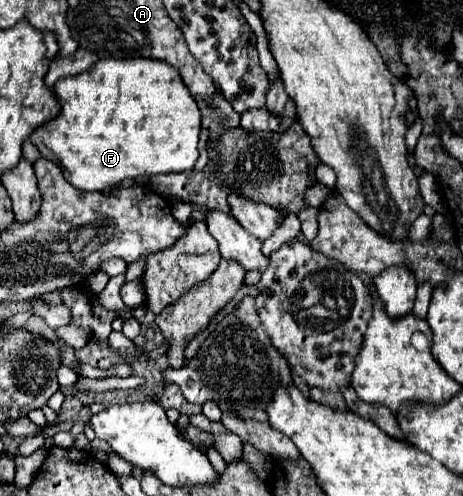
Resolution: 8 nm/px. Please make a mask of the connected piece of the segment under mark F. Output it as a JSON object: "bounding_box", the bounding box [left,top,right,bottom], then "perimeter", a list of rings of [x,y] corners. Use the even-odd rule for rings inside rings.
{"bounding_box":[30,58,200,190],"perimeter":[[[142,58],[98,60],[86,72],[58,80],[56,100],[60,104],[60,114],[54,122],[38,128],[30,140],[38,146],[40,154],[58,164],[64,178],[80,190],[106,190],[126,178],[186,172],[192,170],[198,160],[200,108],[178,70],[166,62]]]}

